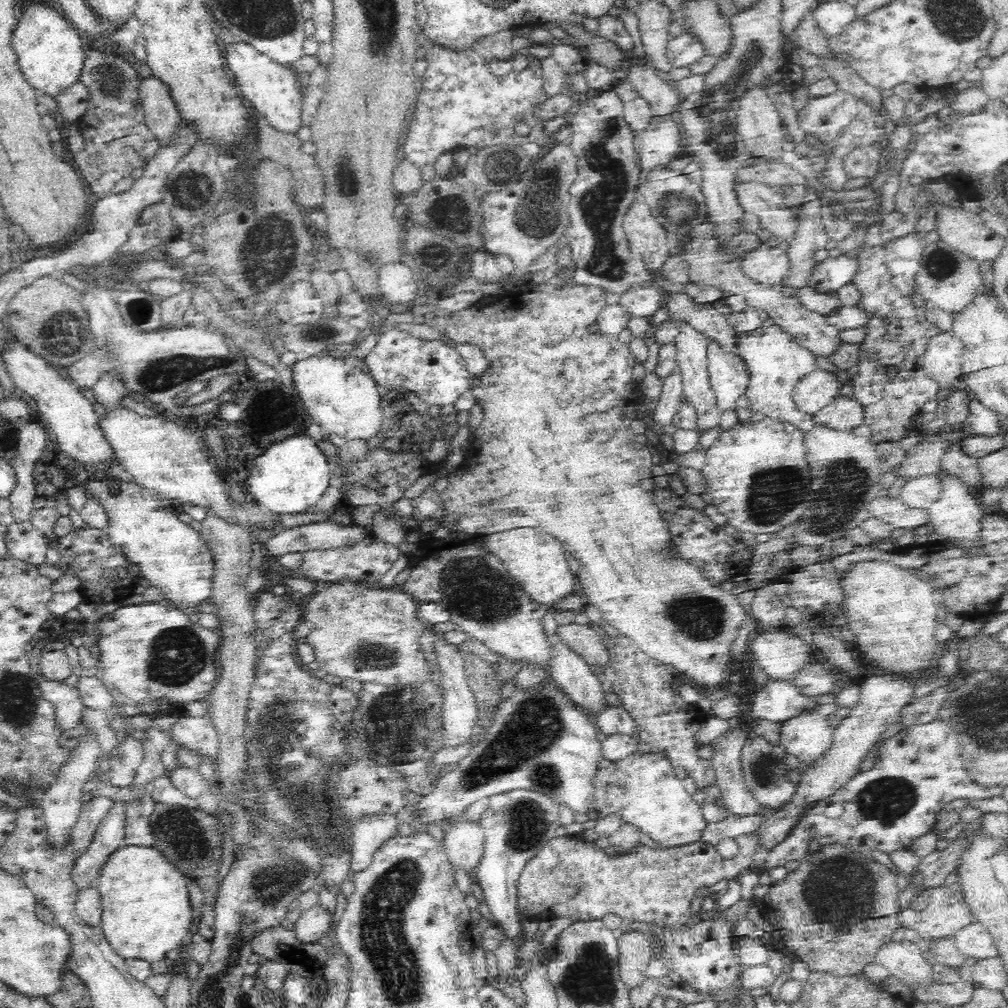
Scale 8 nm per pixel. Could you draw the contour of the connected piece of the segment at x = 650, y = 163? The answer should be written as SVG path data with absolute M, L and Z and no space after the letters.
M653 116L640 136L636 152L642 170L654 170L676 158L673 154L680 142L680 130L672 116Z

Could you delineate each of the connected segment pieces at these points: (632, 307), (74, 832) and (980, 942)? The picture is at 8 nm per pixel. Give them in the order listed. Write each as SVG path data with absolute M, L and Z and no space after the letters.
M645 287L633 289L615 300L635 319L644 318L650 324L654 313L659 310L660 298L662 294L659 288Z
M104 796L94 797L83 804L78 822L72 827L70 838L76 851L81 852L91 843L100 822L115 806L115 800Z
M982 923L968 924L966 928L956 932L954 939L966 957L971 956L977 960L982 960L999 956L992 935Z

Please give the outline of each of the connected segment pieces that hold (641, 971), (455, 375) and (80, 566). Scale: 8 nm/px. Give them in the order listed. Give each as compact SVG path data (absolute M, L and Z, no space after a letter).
M628 930L618 935L620 978L629 988L639 986L645 979L645 970L651 960L651 949L646 934Z
M402 330L378 336L378 343L364 359L374 380L382 387L404 387L416 393L429 406L454 406L470 388L466 363L454 345L442 340L420 340Z
M90 527L77 529L66 534L64 538L59 538L56 546L61 556L58 567L64 573L76 573L80 577L79 591L84 595L83 602L108 604L127 598L139 590L134 581L135 577L128 573L128 565L131 562L124 552L109 542L107 532Z

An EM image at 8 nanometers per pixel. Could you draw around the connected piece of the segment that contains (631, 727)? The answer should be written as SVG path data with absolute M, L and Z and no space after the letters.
M606 705L594 714L593 721L598 728L598 732L606 734L606 737L618 734L637 736L637 726L623 706Z

